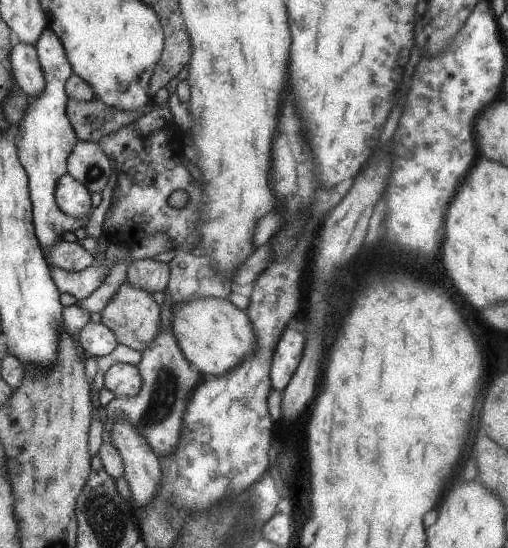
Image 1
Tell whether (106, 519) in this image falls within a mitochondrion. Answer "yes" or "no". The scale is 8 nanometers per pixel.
yes

